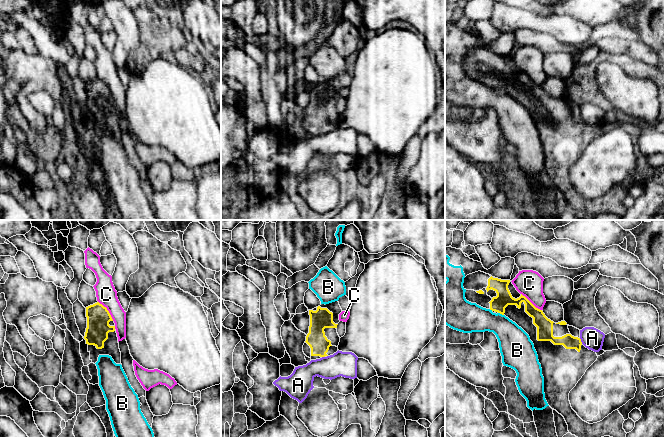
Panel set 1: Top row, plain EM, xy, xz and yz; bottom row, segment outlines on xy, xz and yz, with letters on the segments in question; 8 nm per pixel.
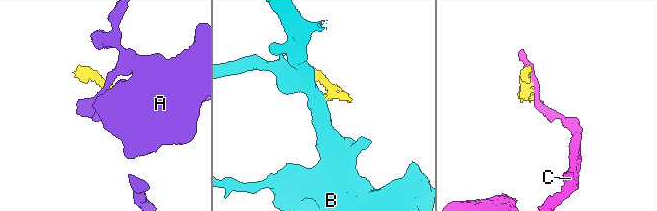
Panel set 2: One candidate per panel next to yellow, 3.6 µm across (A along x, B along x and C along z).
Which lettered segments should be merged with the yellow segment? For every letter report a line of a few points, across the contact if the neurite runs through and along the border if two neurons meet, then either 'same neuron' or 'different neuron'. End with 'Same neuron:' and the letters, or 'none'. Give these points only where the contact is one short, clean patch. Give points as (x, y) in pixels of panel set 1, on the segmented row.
A: line yz (579, 338), (582, 343); different neuron
B: line yz (498, 312), (503, 315); different neuron
C: different neuron
Same neuron: none

